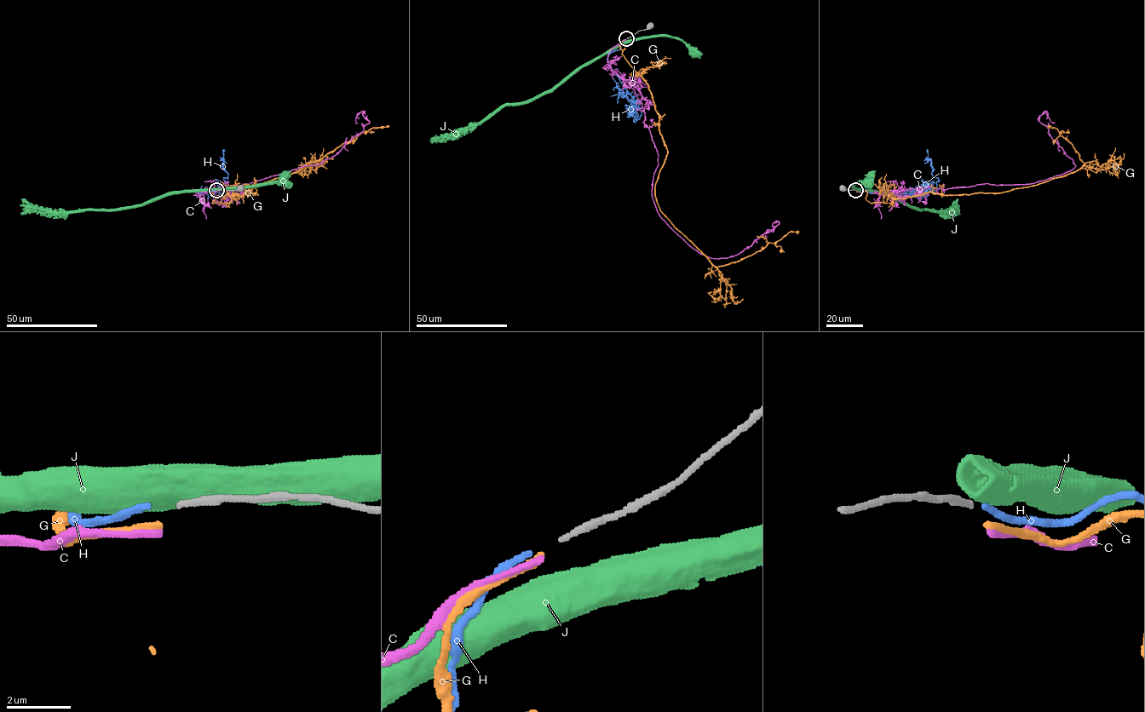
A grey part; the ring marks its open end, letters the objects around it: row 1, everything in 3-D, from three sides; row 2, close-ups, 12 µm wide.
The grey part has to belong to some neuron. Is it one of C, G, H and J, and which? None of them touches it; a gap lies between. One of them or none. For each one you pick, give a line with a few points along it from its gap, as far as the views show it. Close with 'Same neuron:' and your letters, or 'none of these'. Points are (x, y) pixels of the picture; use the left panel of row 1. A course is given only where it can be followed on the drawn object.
H: it runs (215, 190), (198, 194), (211, 189), (232, 188), (229, 192), (223, 178), (228, 175), (223, 167), (223, 149)
Same neuron: H

